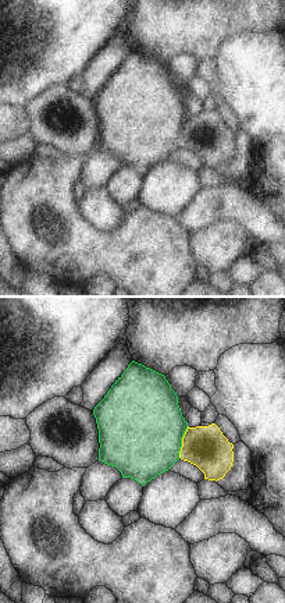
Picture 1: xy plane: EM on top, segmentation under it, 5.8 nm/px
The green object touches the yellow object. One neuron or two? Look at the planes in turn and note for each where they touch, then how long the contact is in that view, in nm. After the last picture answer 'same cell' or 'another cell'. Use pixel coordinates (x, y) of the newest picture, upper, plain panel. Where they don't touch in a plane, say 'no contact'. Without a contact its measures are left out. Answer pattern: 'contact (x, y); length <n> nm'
contact (181, 130); length 190 nm

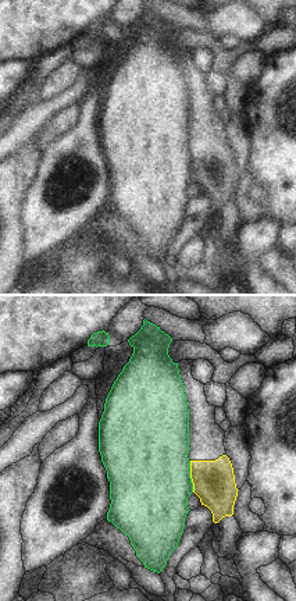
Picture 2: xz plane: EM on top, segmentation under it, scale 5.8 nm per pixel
contact (189, 164); length 190 nm

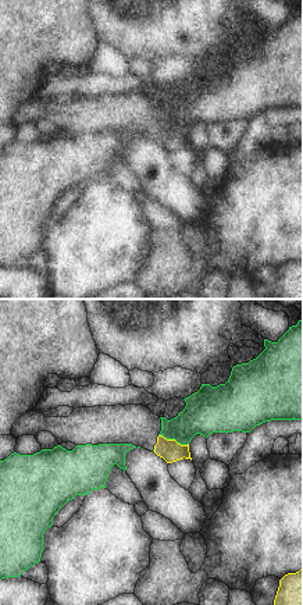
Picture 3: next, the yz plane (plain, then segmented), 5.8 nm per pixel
contact (174, 127); length 190 nm

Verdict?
another cell

